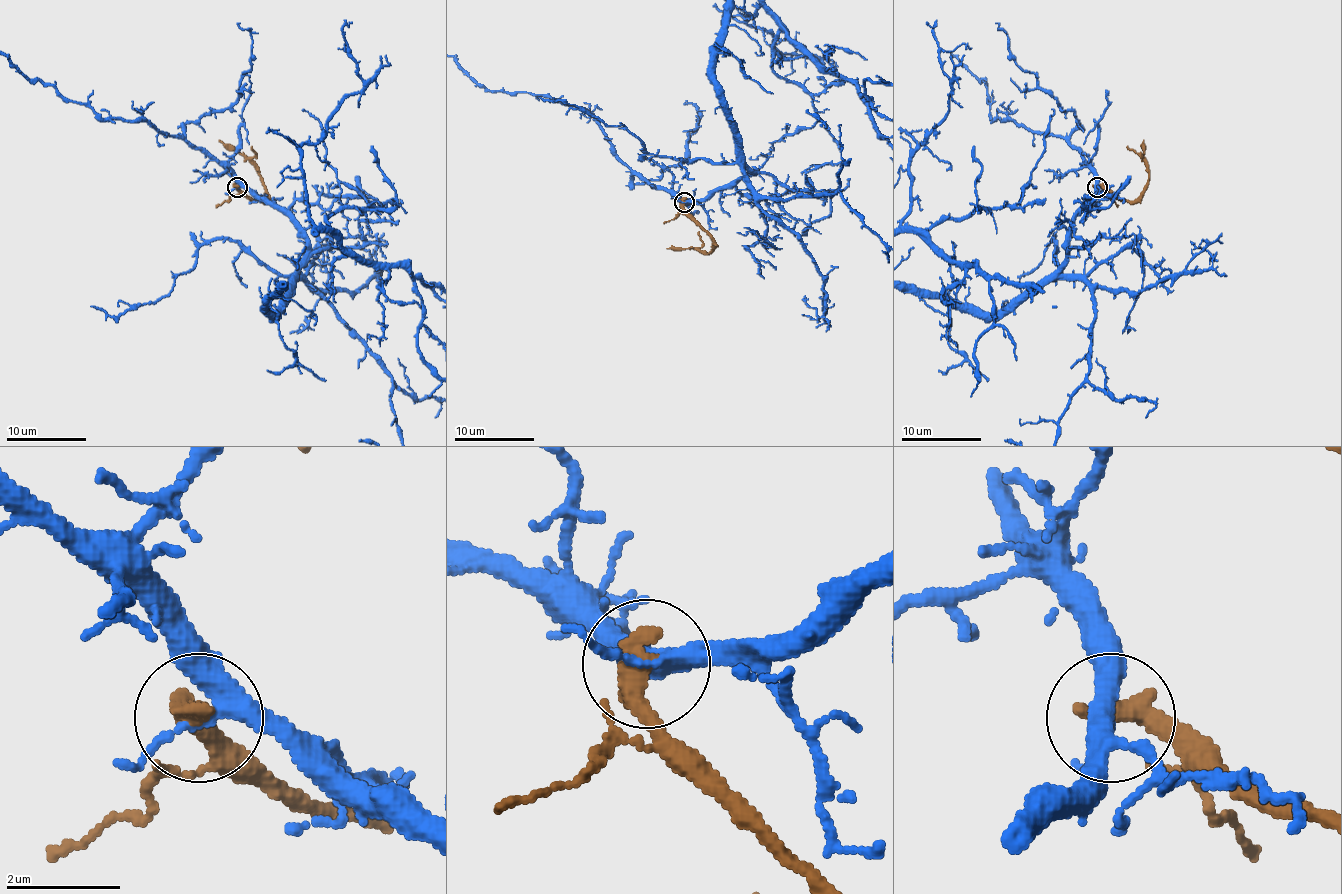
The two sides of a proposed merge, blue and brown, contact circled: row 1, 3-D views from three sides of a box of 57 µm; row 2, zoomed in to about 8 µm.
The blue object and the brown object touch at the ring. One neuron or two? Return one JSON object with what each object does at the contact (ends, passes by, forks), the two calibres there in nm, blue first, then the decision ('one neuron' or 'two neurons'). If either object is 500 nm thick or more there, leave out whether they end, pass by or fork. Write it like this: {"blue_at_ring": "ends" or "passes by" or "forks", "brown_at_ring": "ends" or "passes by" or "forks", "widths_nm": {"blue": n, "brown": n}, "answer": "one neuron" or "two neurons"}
{"blue_at_ring": "forks", "brown_at_ring": "ends", "widths_nm": {"blue": 240, "brown": 480}, "answer": "two neurons"}

